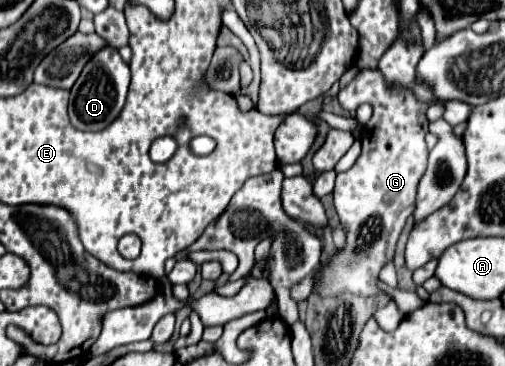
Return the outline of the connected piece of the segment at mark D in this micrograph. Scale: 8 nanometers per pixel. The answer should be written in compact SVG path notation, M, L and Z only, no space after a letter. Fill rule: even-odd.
M105 47L99 53L95 53L71 89L71 97L69 97L71 125L79 131L101 131L109 123L113 123L125 105L129 77L131 77L129 65L119 57L117 49Z

